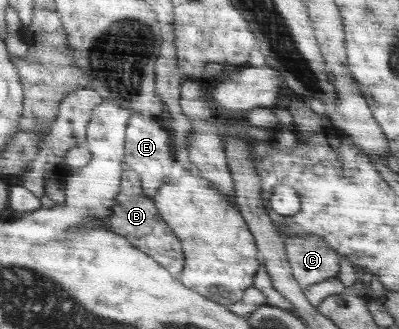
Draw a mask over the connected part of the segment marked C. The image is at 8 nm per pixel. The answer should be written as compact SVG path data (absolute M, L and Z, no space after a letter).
M298 235L285 240L285 252L293 278L303 290L340 272L339 257L319 236Z

